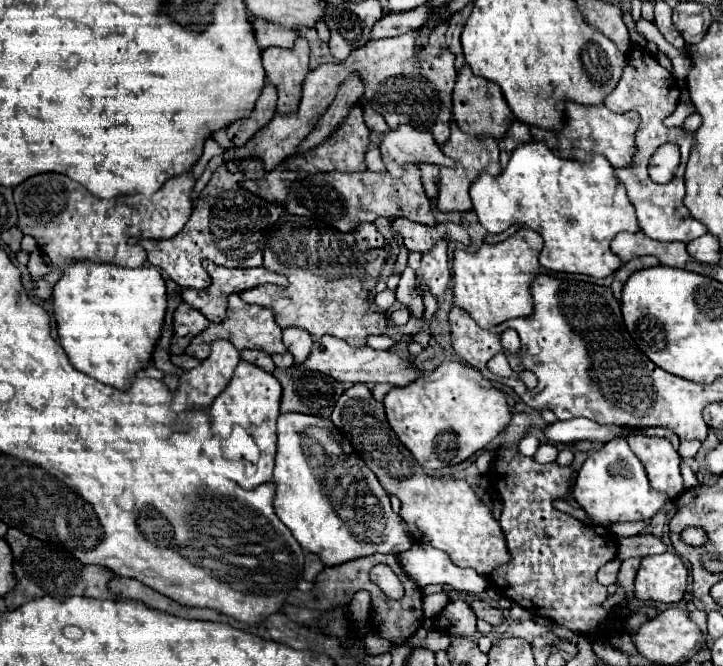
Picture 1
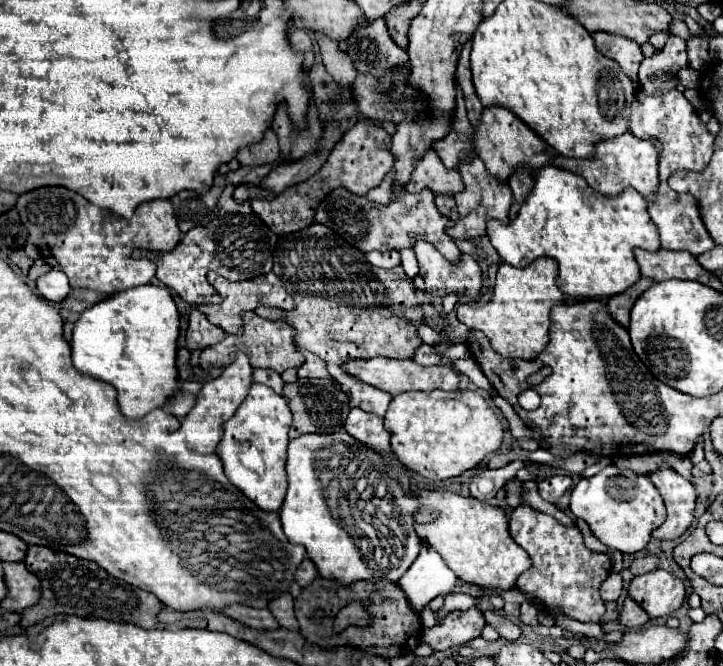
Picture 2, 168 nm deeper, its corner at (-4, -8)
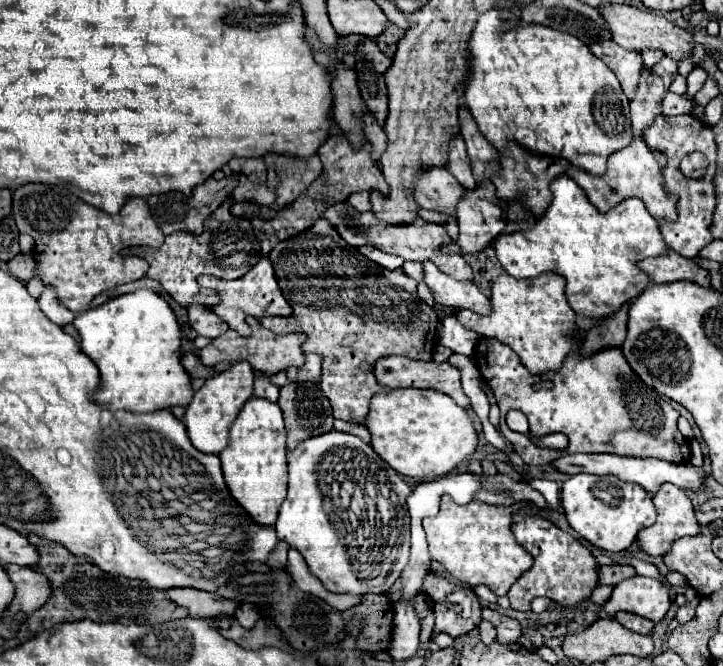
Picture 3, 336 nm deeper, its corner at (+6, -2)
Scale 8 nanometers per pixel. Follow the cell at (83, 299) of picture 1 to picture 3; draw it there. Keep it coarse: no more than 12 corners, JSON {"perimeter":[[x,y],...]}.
{"perimeter":[[152,290],[74,320],[100,370],[94,400],[192,402],[182,332]]}

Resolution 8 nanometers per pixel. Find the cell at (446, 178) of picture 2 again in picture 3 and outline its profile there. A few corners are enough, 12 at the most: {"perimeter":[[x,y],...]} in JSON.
{"perimeter":[[446,168],[416,174],[414,198],[456,218],[464,186]]}

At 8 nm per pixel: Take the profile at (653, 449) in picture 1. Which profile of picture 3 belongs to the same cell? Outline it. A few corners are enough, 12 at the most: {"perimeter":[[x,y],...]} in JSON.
{"perimeter":[[664,484],[652,500],[654,526],[638,546],[654,558],[674,540],[700,534],[684,490]]}

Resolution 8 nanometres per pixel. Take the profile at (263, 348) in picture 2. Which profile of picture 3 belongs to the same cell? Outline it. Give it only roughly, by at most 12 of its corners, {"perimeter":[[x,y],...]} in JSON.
{"perimeter":[[260,324],[248,362],[262,374],[304,364],[304,334],[276,336]]}

